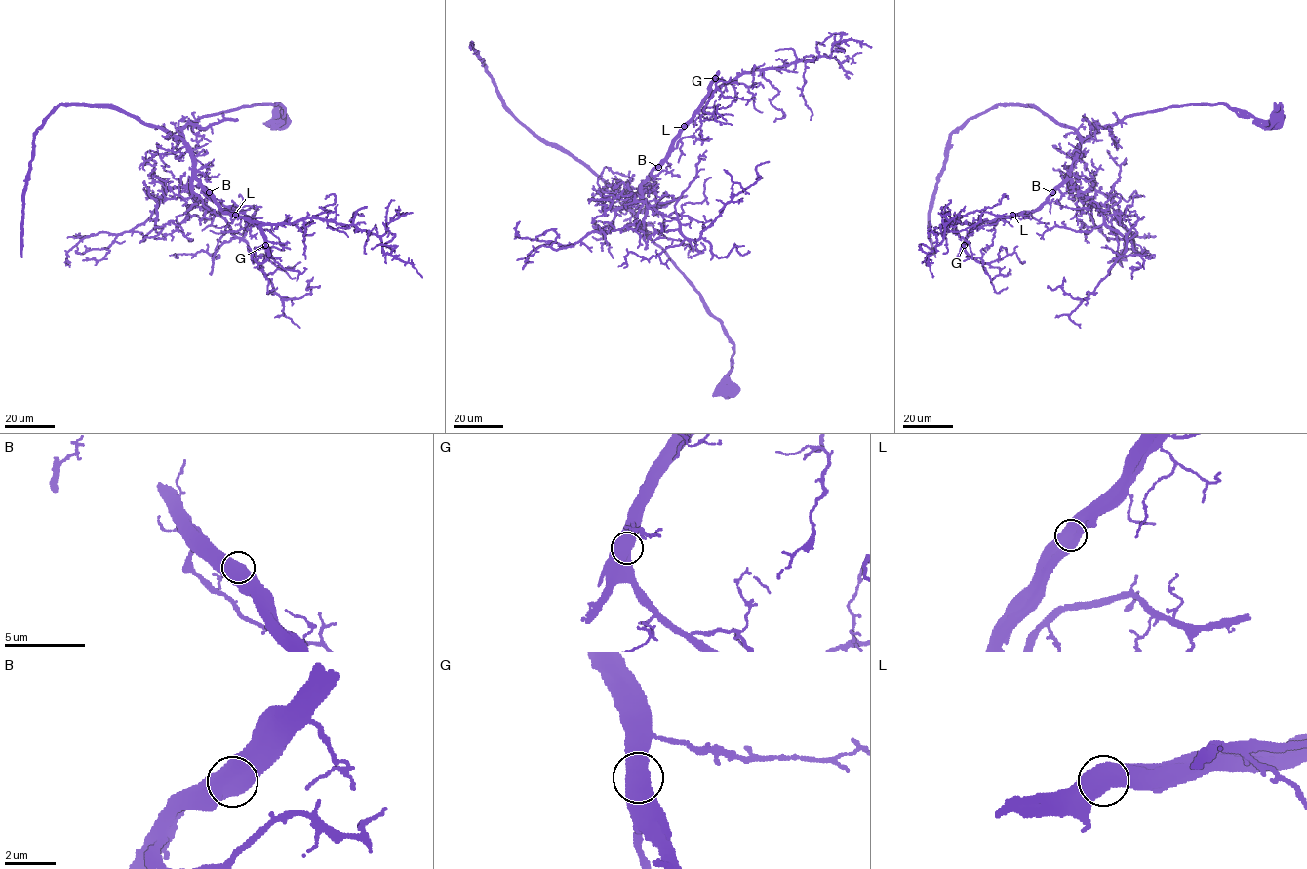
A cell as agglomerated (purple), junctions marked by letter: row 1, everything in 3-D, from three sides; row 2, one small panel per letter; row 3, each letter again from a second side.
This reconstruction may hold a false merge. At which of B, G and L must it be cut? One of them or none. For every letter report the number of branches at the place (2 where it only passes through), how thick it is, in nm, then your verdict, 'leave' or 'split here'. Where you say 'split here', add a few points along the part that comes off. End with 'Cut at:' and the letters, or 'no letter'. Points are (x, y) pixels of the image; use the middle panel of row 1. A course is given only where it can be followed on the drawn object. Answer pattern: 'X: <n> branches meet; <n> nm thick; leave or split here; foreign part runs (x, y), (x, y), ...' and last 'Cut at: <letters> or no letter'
B: 2 branches meet; 700 nm thick; leave
G: 2 branches meet; 700 nm thick; leave
L: 2 branches meet; 700 nm thick; leave
Cut at: no letter

